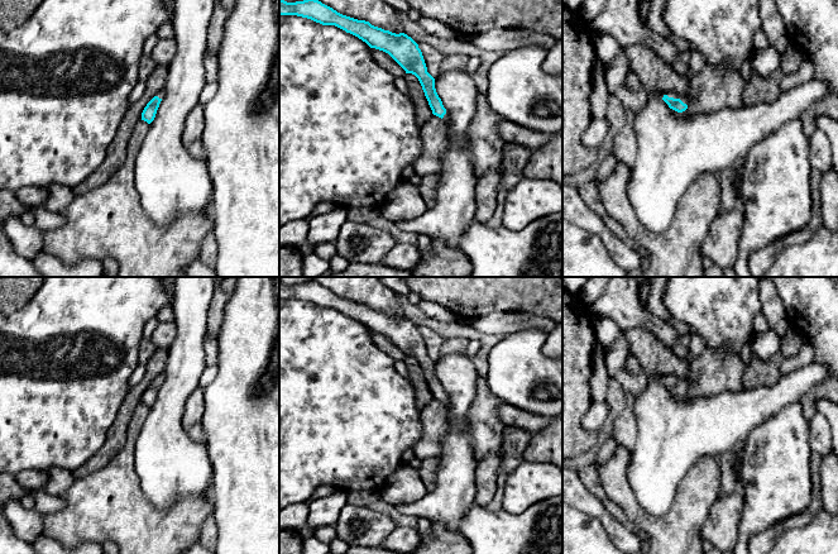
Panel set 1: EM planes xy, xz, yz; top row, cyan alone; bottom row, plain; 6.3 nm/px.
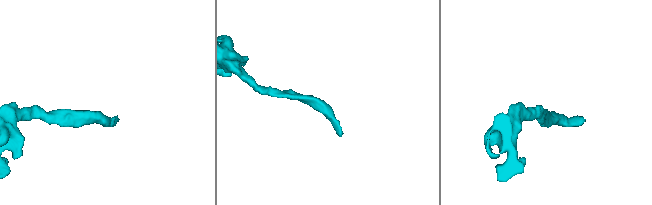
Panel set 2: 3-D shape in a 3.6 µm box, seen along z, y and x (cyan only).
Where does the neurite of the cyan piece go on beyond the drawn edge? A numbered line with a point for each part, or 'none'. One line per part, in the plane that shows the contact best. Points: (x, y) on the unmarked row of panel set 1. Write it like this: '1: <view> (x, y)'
1: yz (685, 382)

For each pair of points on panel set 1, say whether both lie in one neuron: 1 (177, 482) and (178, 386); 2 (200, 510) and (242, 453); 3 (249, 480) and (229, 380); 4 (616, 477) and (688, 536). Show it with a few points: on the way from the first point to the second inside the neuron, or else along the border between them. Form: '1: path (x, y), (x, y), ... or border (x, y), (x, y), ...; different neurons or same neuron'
1: path (172, 458), (172, 410); same neuron
2: border (210, 501), (212, 514); different neurons
3: path (249, 454), (249, 405); same neuron
4: path (625, 498), (647, 523), (666, 534); same neuron

